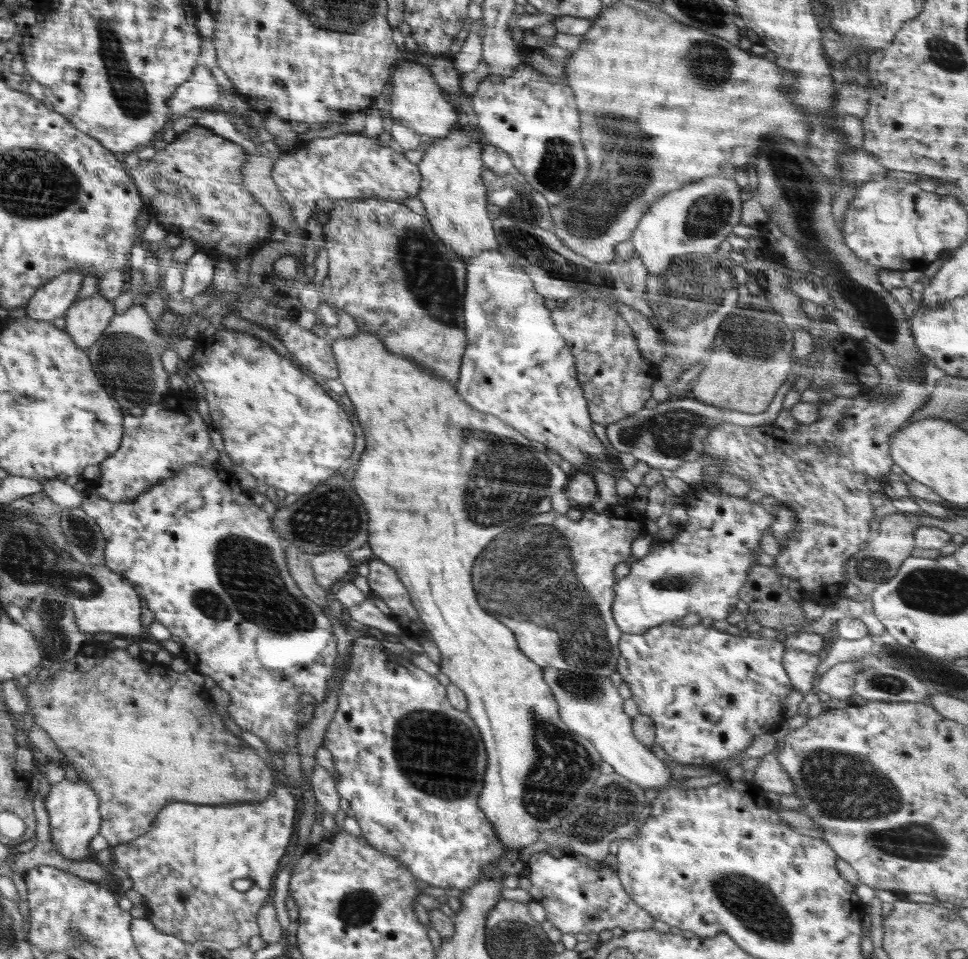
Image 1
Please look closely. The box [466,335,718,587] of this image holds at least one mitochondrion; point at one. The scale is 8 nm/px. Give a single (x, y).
(671, 432)

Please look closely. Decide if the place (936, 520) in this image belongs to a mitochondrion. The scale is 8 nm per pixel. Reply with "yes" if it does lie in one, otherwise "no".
no

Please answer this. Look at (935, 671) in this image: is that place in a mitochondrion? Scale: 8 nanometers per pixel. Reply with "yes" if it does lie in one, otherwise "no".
yes

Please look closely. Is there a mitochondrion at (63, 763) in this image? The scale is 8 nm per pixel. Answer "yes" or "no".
no

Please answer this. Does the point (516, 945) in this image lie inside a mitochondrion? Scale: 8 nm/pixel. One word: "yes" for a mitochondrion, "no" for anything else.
yes

